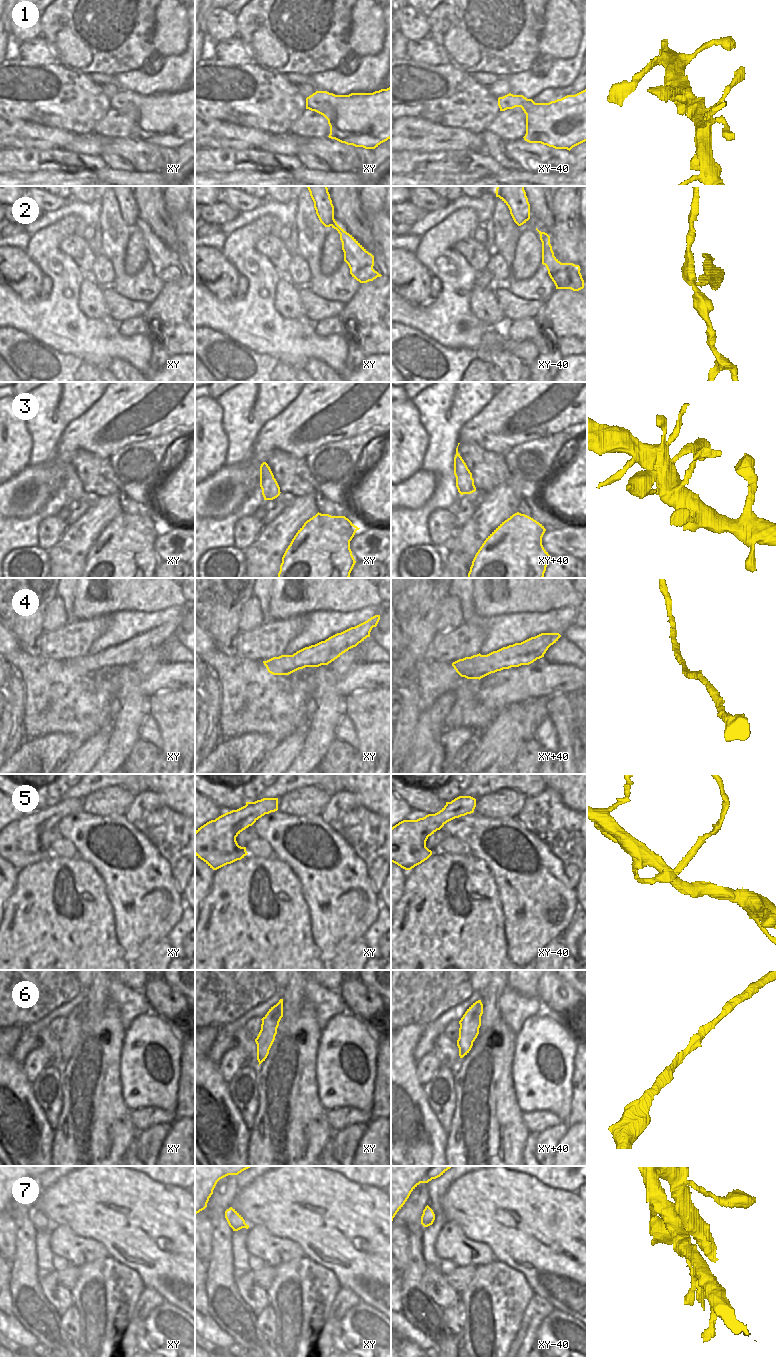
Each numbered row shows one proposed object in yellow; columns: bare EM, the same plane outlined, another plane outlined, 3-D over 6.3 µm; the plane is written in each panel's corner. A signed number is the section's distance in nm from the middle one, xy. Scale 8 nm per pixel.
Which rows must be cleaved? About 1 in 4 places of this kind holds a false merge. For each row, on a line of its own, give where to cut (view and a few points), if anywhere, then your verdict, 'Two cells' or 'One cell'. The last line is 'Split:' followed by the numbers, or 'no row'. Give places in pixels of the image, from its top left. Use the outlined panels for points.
1: No split. One cell
2: Split along xy (338, 225), (336, 229). Two cells
3: Split along xy (261, 464), (261, 475), (272, 480). Two cells
4: No split. One cell
5: No split. One cell
6: No split. One cell
7: Split along xy (244, 1222), (231, 1227). Two cells
Split: 2, 3, 7

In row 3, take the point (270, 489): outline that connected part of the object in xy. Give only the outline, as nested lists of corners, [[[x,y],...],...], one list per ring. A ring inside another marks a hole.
[[[262,465],[260,466],[260,487],[264,500],[273,500],[280,495],[280,487],[274,478],[269,480],[267,477],[262,477]]]

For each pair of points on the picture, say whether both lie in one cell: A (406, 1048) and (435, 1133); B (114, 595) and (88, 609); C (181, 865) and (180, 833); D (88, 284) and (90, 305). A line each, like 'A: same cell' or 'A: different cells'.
A: same cell
B: same cell
C: same cell
D: same cell

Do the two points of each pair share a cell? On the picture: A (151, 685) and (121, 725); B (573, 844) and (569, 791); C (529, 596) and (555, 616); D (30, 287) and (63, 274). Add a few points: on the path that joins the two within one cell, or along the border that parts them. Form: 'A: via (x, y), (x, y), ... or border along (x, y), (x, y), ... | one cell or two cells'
A: border along (119, 696), (140, 693), (147, 697) | two cells
B: border along (555, 790), (561, 797), (562, 802), (576, 811) | two cells
C: border along (572, 606), (553, 608), (546, 612), (526, 613) | two cells
D: border along (29, 256), (44, 274) | two cells

